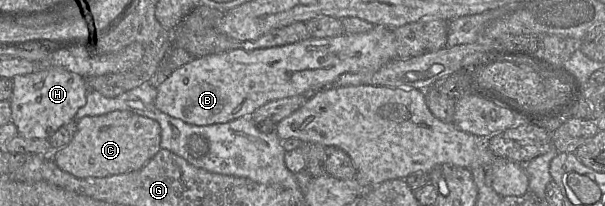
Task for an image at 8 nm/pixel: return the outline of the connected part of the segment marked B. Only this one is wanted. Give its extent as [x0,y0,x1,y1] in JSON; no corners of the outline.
[155,26,397,126]

